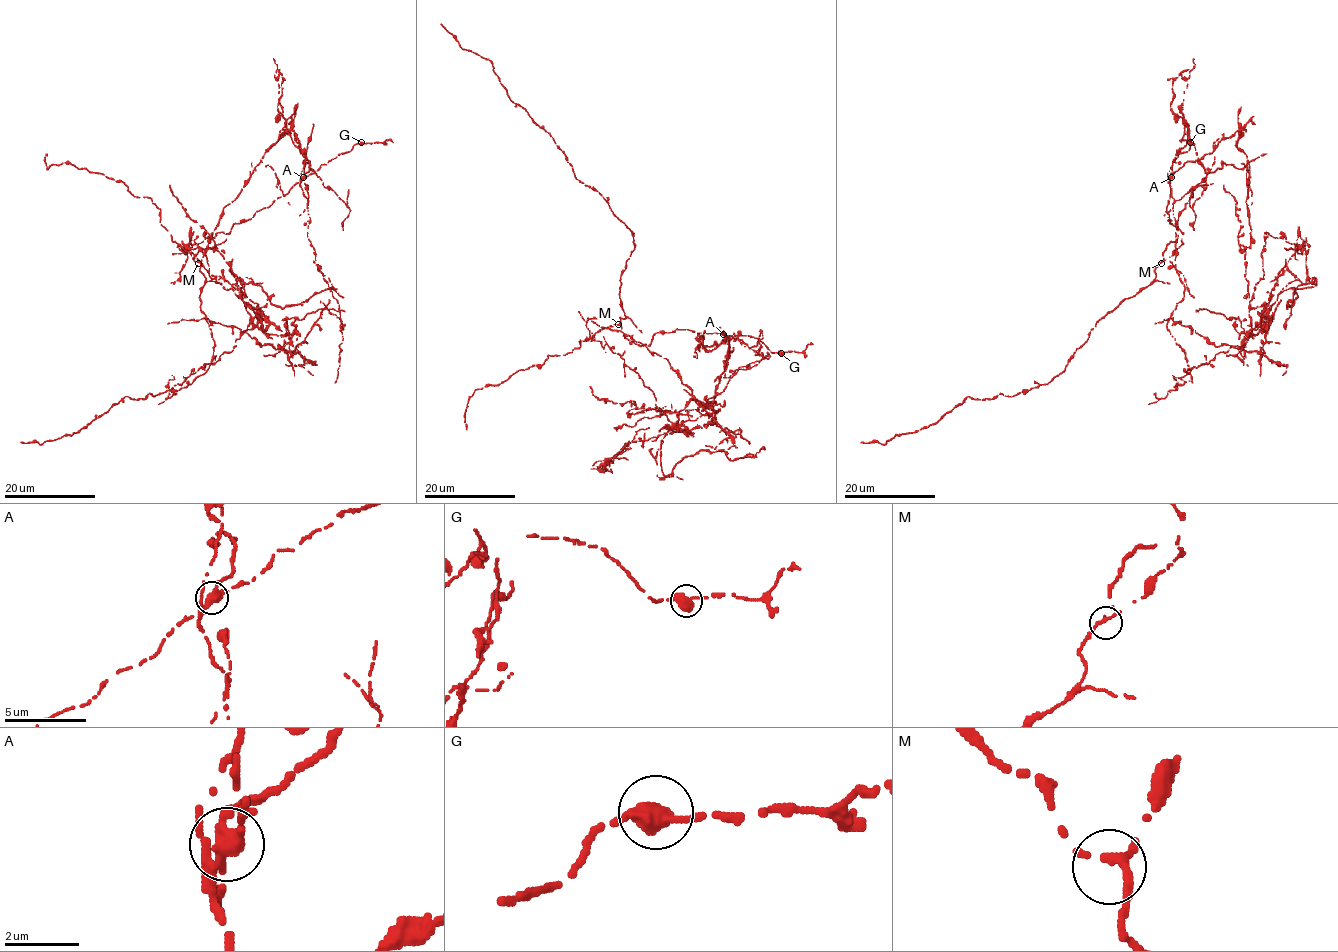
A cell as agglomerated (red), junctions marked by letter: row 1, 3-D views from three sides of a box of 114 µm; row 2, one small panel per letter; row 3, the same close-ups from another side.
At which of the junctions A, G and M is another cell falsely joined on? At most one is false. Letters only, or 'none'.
A

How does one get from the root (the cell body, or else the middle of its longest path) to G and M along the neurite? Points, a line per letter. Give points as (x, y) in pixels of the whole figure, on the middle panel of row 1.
G: (722, 333), (732, 337), (752, 336), (772, 353), (781, 353)
M: (722, 333), (676, 329), (674, 332), (657, 332), (649, 345), (637, 345), (625, 337), (618, 324)

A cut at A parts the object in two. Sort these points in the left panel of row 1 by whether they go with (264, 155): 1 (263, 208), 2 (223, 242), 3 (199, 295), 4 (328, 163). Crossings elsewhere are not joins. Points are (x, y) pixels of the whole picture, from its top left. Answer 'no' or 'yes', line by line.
1: no
2: no
3: no
4: no

